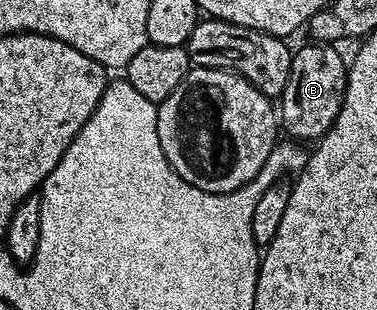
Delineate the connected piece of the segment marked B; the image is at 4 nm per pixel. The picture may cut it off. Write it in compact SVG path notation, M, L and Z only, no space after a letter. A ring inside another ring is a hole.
M310 41L307 42L307 47L302 47L295 50L292 54L292 69L288 73L288 85L284 85L284 93L280 97L280 123L281 126L284 128L285 134L286 131L291 140L294 141L303 141L302 139L311 139L311 141L317 141L322 138L323 135L328 133L328 129L331 125L334 124L336 121L336 117L340 113L340 105L344 101L344 93L346 92L346 73L348 70L348 63L347 60L342 60L342 55L340 52L337 51L337 46L334 45L327 45L321 41Z

